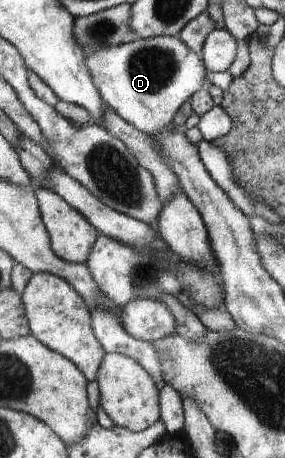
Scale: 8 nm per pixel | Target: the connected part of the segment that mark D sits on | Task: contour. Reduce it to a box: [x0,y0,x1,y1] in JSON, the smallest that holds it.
[85,36,208,136]

